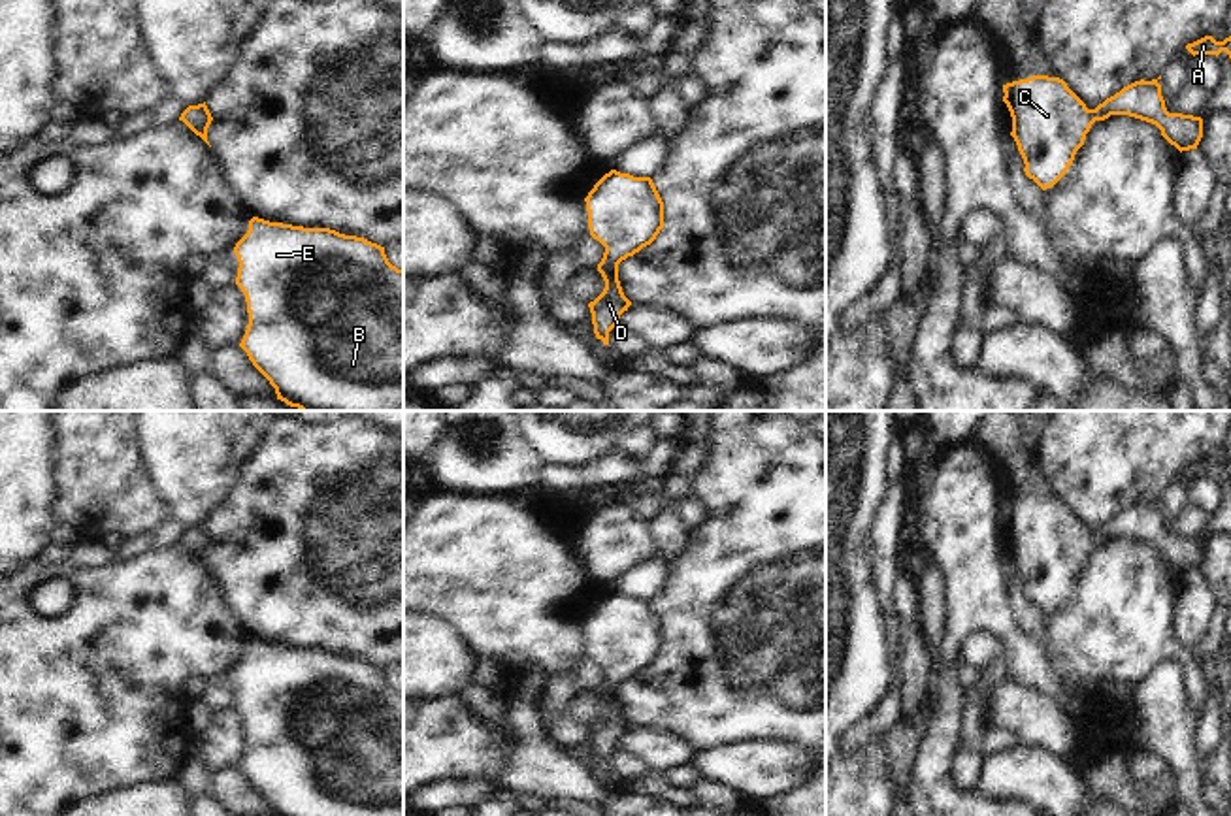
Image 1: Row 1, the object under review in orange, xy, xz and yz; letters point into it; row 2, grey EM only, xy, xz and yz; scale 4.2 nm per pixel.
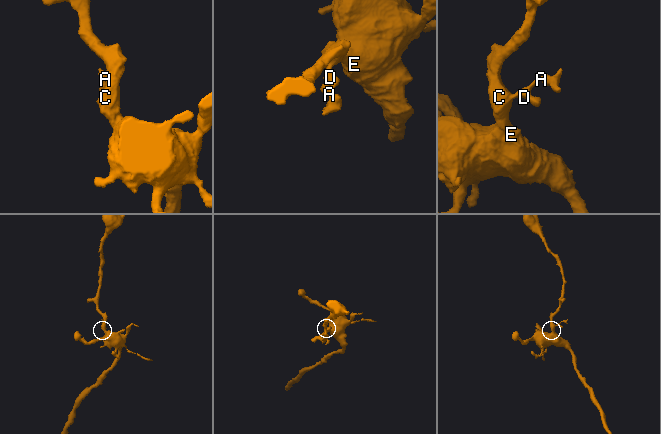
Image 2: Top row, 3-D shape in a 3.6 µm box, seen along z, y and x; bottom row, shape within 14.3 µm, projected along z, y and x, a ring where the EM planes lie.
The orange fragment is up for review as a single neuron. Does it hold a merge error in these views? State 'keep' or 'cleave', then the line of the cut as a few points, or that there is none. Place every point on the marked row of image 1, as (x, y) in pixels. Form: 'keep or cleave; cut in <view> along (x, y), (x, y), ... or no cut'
keep; no cut

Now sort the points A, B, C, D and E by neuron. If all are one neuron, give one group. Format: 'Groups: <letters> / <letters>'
Groups: A B C D E

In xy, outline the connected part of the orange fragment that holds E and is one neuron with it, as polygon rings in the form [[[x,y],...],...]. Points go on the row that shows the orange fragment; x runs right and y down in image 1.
[[[253,217],[234,253],[239,262],[236,285],[245,294],[249,313],[249,324],[239,347],[275,388],[277,400],[300,411],[403,411],[403,269],[388,262],[385,247],[330,228],[304,228]]]

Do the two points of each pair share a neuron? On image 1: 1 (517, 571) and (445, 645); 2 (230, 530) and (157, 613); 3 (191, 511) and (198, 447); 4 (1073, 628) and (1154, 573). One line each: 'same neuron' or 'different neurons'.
1: different neurons
2: different neurons
3: same neuron
4: same neuron

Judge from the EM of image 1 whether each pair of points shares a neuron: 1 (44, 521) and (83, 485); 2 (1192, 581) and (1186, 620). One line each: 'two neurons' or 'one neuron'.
1: two neurons
2: one neuron

